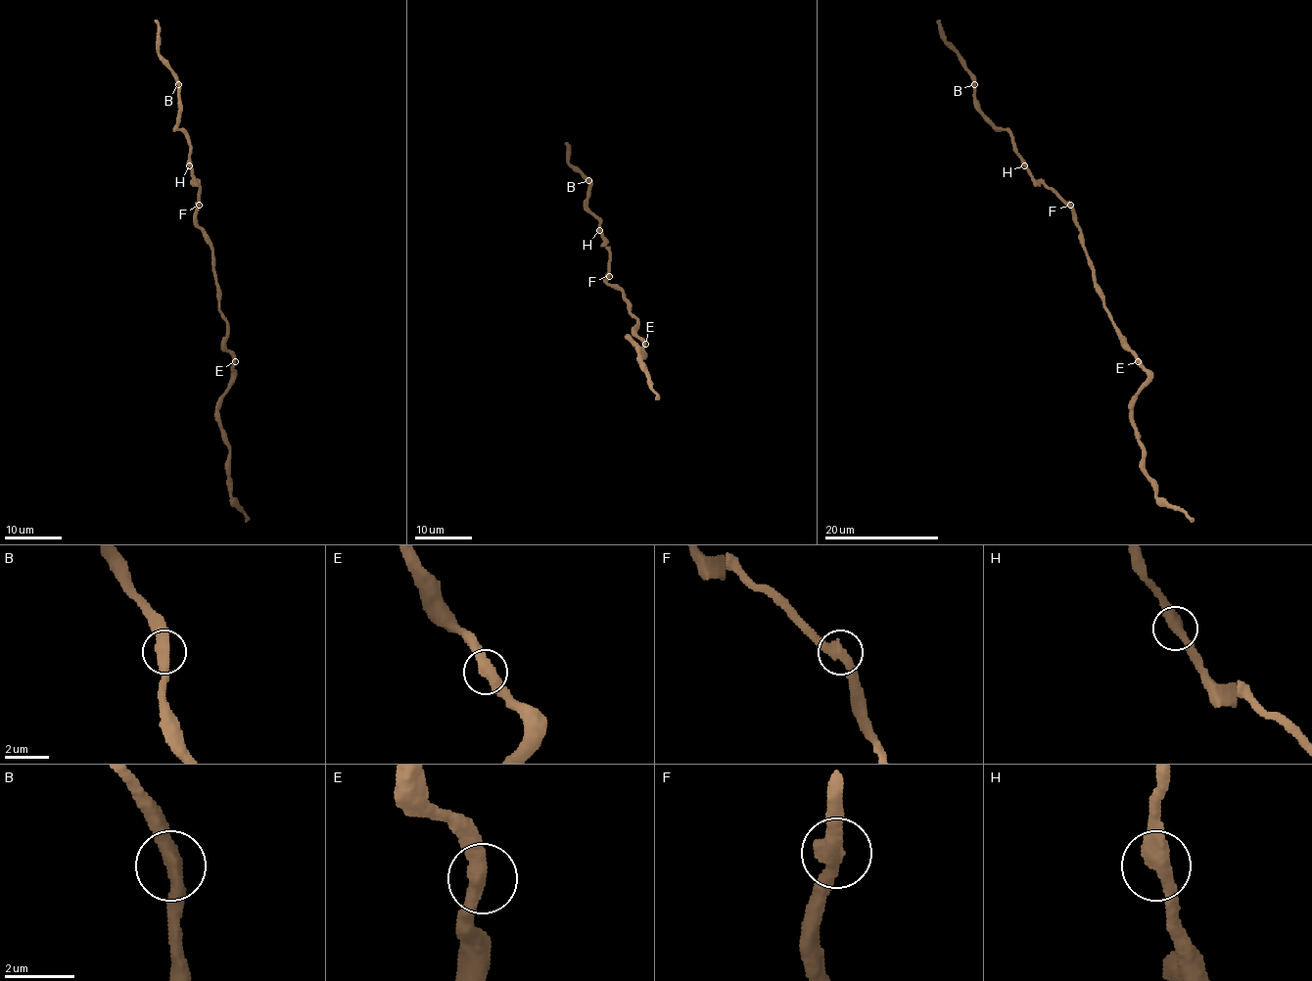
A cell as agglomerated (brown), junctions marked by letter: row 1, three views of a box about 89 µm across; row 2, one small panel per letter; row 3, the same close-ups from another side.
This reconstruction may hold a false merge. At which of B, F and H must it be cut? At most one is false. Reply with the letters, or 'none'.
none

